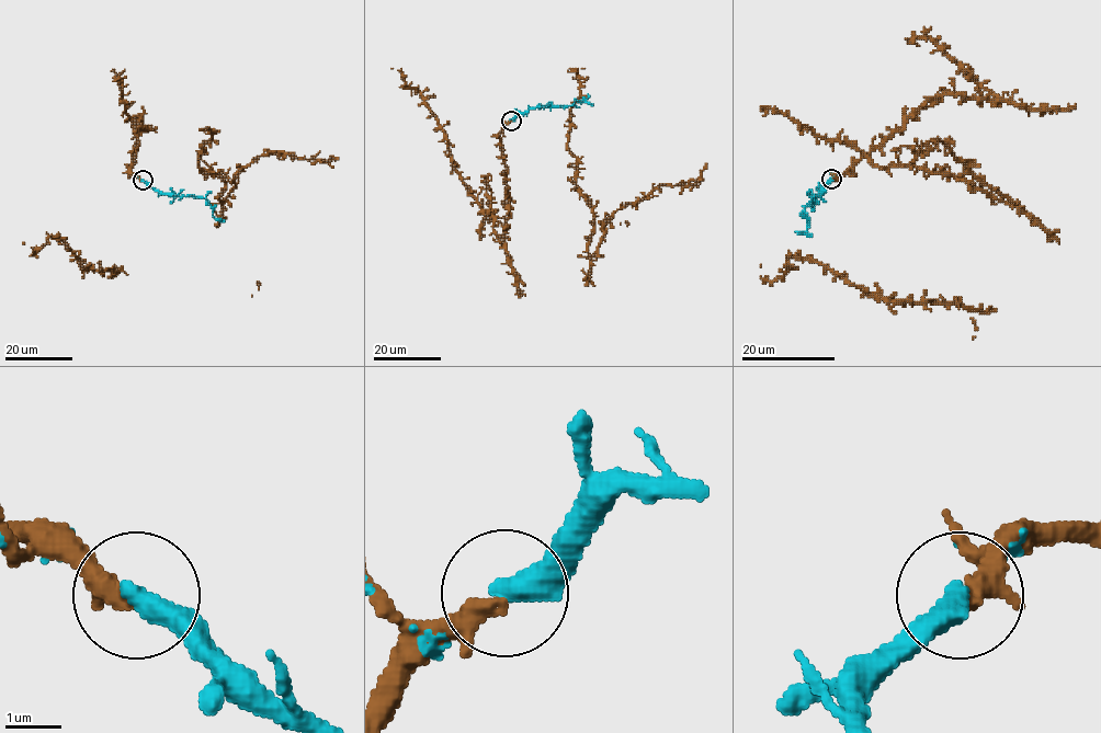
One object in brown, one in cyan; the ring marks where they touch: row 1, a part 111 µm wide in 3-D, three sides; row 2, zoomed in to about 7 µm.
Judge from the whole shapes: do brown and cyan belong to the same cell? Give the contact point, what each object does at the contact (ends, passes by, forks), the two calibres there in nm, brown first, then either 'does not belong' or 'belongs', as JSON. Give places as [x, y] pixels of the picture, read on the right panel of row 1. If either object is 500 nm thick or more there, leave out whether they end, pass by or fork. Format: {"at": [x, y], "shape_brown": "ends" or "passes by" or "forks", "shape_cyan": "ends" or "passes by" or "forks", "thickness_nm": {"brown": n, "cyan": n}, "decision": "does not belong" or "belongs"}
{"at": [831, 179], "shape_brown": "passes by", "shape_cyan": "passes by", "thickness_nm": {"brown": 280, "cyan": 320}, "decision": "belongs"}

